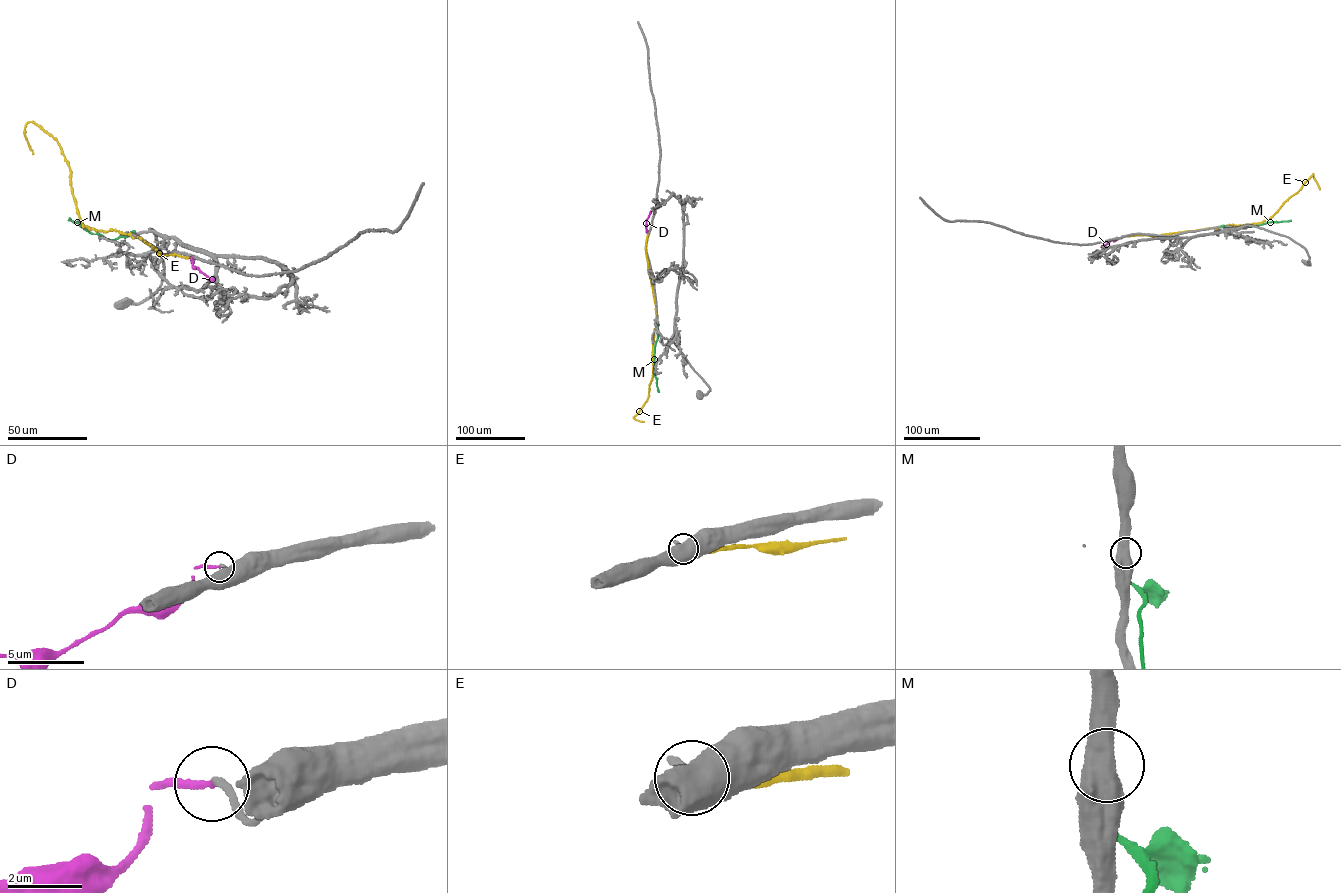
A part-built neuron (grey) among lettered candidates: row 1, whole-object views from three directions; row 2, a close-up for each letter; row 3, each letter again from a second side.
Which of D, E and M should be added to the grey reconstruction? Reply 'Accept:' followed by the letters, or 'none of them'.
Accept: D

